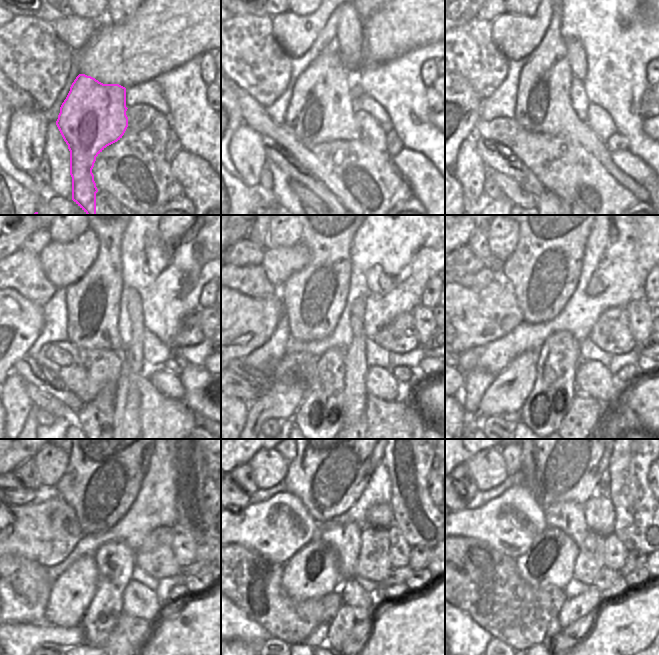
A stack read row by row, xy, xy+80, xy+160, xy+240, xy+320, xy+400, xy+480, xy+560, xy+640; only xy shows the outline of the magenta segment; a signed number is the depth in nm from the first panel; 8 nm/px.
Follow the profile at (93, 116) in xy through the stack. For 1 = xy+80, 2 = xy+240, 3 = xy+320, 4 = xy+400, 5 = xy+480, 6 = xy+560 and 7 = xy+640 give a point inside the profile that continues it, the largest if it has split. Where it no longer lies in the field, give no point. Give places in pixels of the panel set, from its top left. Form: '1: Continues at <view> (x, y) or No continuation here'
1: Continues at xy+80 (320, 110)
2: Continues at xy+240 (93, 303)
3: Continues at xy+320 (313, 298)
4: Continues at xy+400 (544, 269)
5: Continues at xy+480 (109, 459)
6: Continues at xy+560 (335, 459)
7: Continues at xy+640 (563, 459).

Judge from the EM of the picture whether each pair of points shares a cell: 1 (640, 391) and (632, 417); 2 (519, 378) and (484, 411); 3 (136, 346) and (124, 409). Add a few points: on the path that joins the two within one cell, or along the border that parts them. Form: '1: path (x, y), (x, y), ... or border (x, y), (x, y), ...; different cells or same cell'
1: path (640, 397), (640, 402), (632, 411); same cell
2: path (510, 387), (493, 403); same cell
3: path (132, 362), (132, 368), (128, 376), (127, 393); same cell

